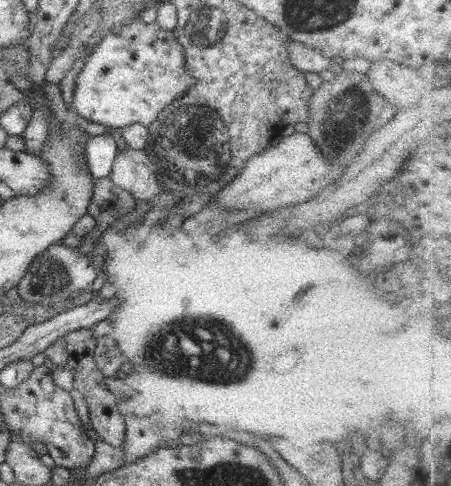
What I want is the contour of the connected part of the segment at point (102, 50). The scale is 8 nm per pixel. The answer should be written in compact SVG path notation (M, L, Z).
M135 17L104 34L86 56L75 78L71 109L89 122L108 128L120 130L135 123L147 127L161 108L193 88L193 77L185 73L183 66L182 47L172 31Z

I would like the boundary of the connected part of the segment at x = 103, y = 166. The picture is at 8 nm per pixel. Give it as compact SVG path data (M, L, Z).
M108 133L88 137L84 144L84 157L88 172L93 180L105 178L118 149L113 137Z

